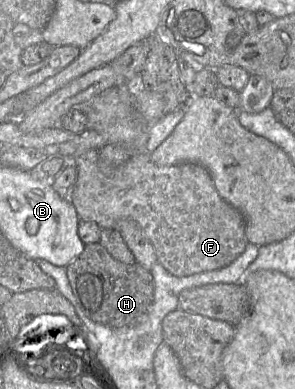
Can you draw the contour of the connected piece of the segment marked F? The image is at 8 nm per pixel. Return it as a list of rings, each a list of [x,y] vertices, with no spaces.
[[[96,149],[85,150],[69,159],[77,167],[77,180],[72,187],[70,202],[80,220],[94,221],[101,229],[115,228],[117,222],[123,219],[135,221],[152,243],[158,262],[173,276],[190,276],[232,263],[249,243],[243,215],[220,196],[211,174],[202,165],[181,163],[158,166],[150,160],[150,155],[136,154],[113,173],[105,173],[101,169],[99,150]]]

